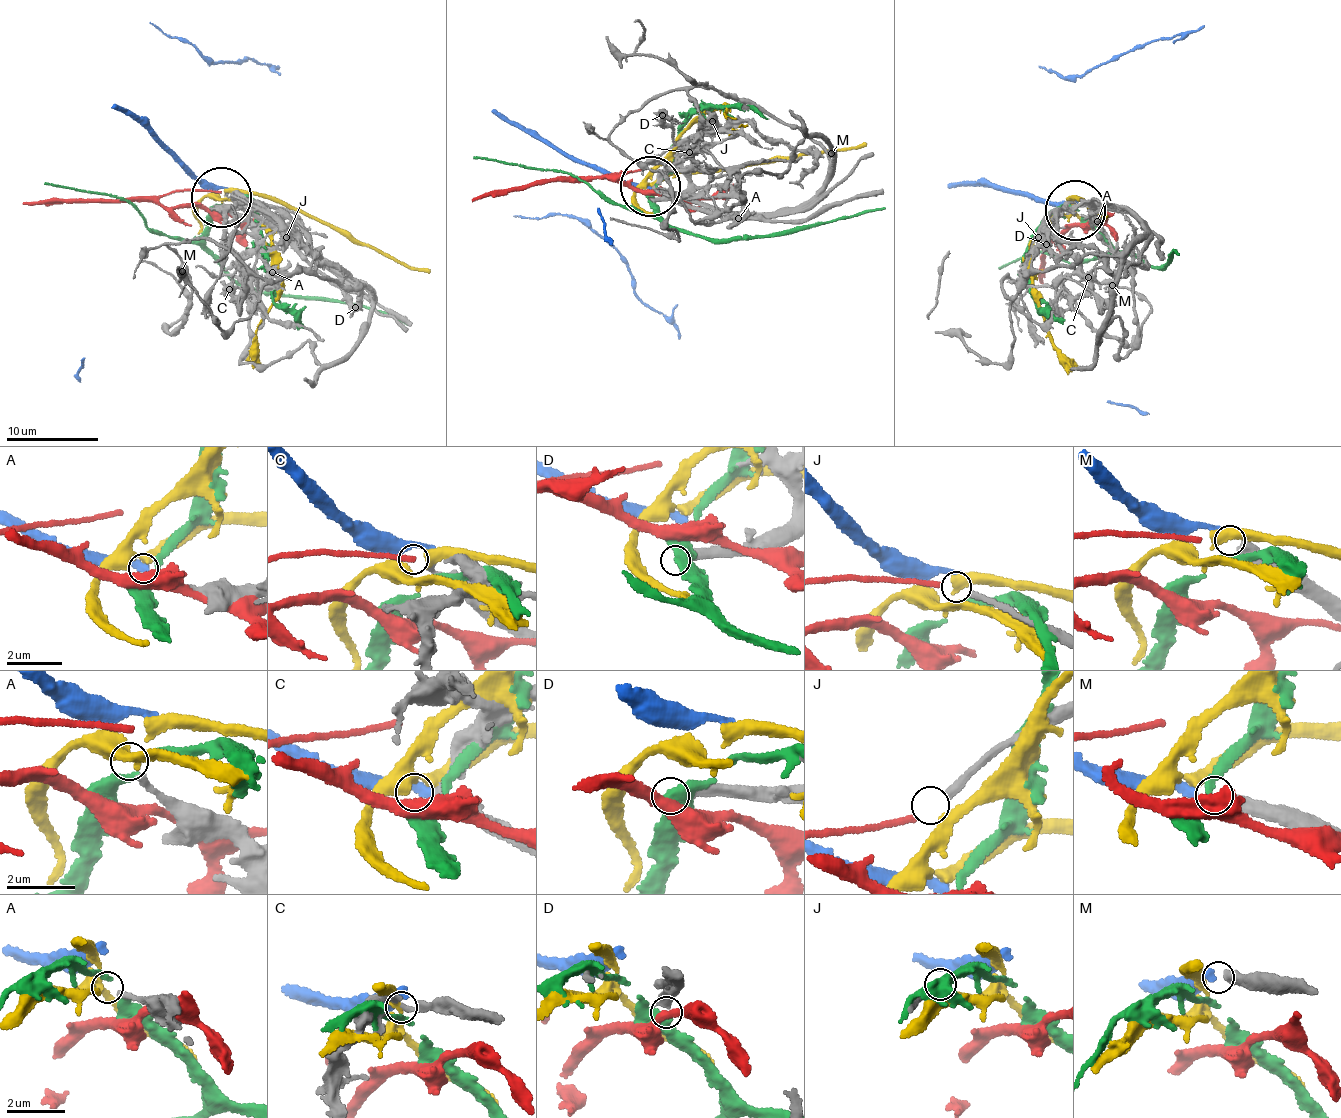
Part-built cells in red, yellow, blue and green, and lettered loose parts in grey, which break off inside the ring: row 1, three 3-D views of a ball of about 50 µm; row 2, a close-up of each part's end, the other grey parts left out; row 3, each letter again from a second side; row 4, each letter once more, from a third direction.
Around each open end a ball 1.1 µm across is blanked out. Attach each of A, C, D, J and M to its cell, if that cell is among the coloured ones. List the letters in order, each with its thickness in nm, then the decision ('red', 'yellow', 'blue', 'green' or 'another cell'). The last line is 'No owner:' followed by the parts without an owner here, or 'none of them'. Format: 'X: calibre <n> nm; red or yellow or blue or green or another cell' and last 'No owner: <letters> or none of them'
A: calibre 190 nm; yellow
C: calibre 120 nm; another cell
D: calibre 320 nm; another cell
J: calibre 220 nm; red
M: calibre 400 nm; blue
No owner: C, D

